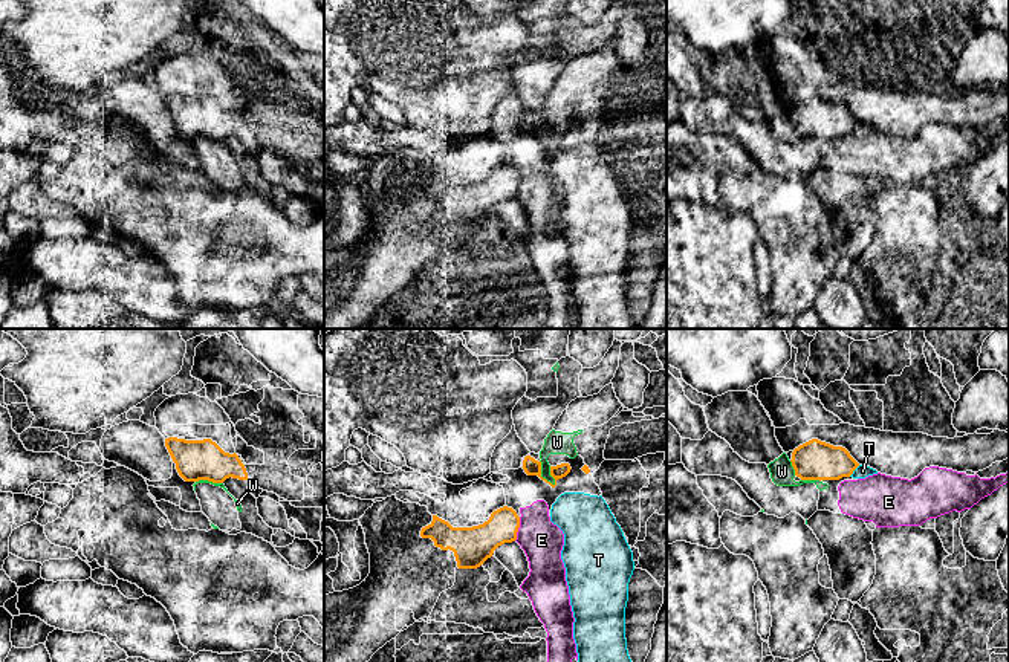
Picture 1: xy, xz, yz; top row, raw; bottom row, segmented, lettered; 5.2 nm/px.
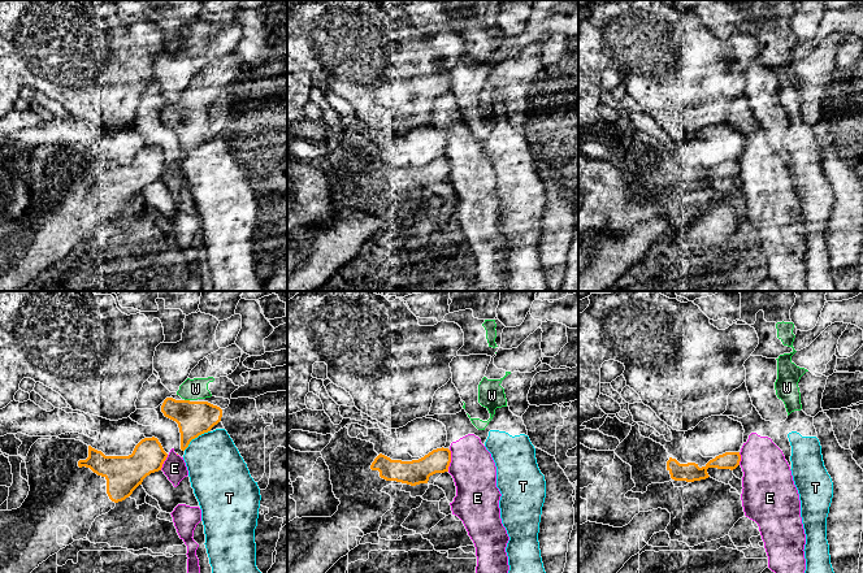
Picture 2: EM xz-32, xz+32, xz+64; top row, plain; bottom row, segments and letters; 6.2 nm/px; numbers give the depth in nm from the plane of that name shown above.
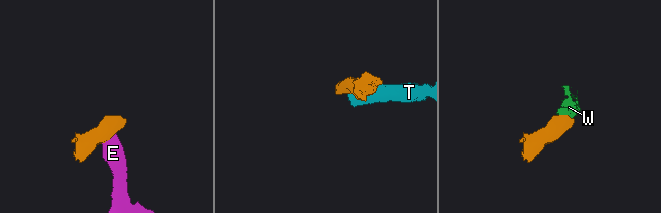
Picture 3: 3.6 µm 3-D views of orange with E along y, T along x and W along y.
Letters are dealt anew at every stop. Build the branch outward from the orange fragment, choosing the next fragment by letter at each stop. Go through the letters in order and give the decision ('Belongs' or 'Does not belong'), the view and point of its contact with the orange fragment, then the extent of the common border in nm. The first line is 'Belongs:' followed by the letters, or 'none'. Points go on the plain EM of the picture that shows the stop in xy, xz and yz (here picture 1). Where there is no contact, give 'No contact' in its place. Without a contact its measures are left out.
Belongs: none
E: Does not belong. Touches orange at xz (517, 187). Shared border 130 nm
T: Does not belong. Touches orange at yz (853, 127). Shared border 90 nm
W: Does not belong. Touches orange at xz (540, 132). Shared border 150 nm

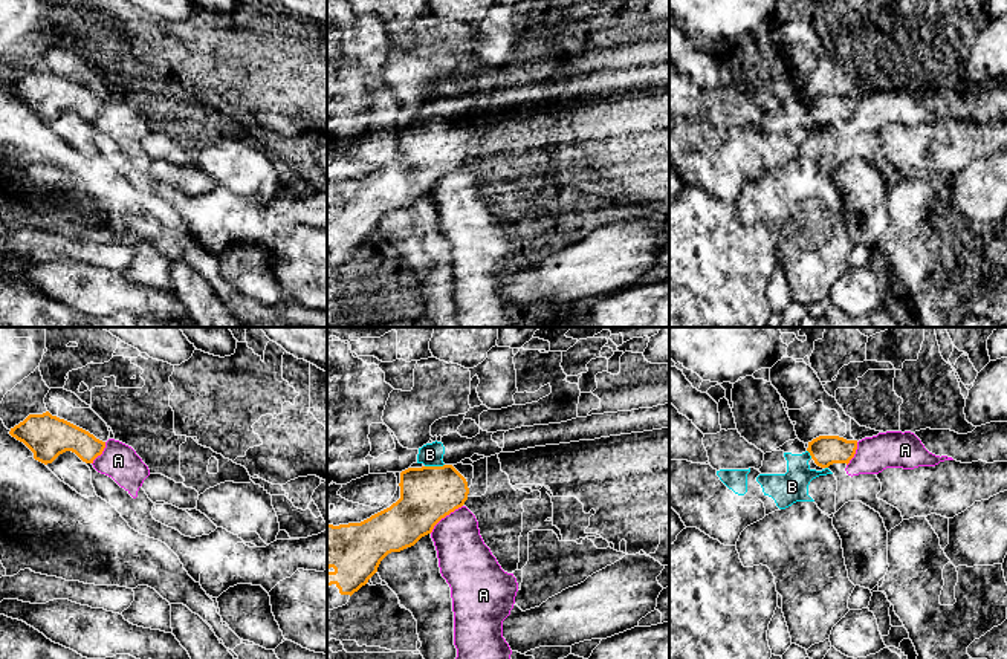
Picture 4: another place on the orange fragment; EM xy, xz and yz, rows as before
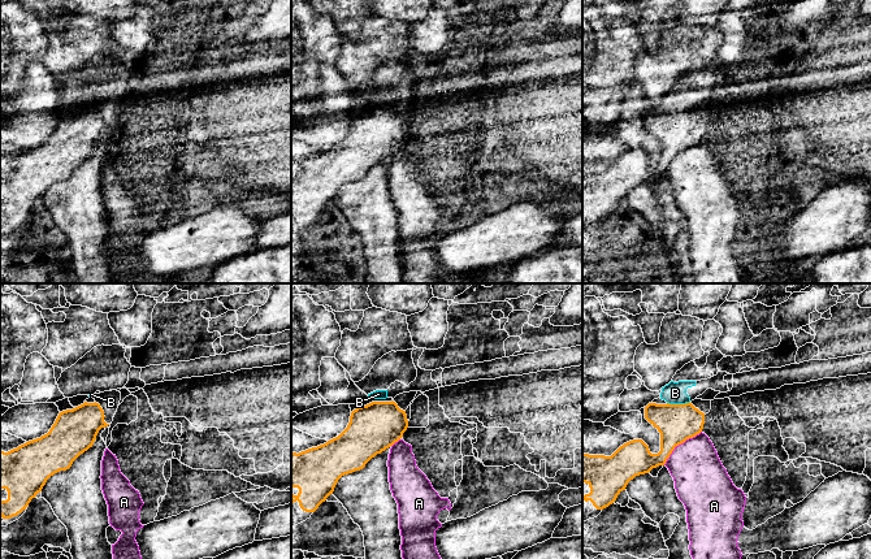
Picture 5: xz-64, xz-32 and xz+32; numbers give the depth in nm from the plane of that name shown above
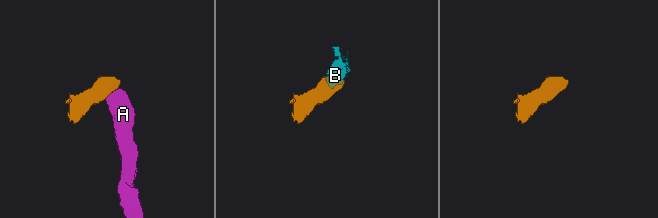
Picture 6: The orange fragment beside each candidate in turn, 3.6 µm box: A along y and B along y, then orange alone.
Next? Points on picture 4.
Belongs: none
A: Does not belong. Touches orange at xz (445, 173). Shared border 220 nm
B: Does not belong. Touches orange at xz (434, 124). Shared border 110 nm

